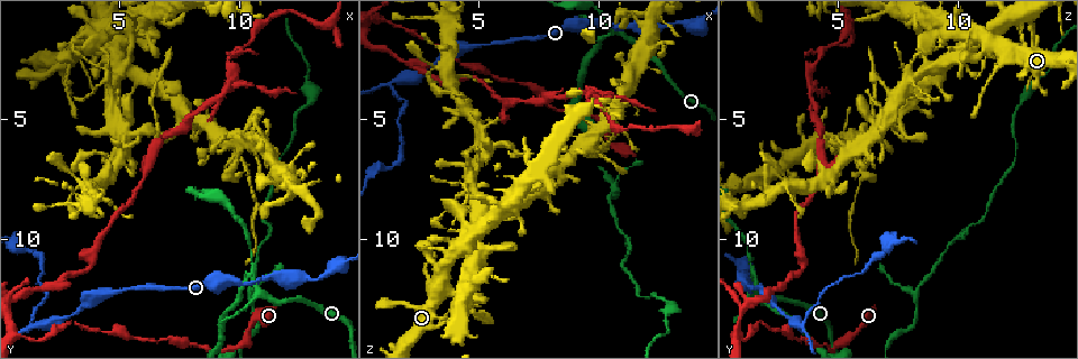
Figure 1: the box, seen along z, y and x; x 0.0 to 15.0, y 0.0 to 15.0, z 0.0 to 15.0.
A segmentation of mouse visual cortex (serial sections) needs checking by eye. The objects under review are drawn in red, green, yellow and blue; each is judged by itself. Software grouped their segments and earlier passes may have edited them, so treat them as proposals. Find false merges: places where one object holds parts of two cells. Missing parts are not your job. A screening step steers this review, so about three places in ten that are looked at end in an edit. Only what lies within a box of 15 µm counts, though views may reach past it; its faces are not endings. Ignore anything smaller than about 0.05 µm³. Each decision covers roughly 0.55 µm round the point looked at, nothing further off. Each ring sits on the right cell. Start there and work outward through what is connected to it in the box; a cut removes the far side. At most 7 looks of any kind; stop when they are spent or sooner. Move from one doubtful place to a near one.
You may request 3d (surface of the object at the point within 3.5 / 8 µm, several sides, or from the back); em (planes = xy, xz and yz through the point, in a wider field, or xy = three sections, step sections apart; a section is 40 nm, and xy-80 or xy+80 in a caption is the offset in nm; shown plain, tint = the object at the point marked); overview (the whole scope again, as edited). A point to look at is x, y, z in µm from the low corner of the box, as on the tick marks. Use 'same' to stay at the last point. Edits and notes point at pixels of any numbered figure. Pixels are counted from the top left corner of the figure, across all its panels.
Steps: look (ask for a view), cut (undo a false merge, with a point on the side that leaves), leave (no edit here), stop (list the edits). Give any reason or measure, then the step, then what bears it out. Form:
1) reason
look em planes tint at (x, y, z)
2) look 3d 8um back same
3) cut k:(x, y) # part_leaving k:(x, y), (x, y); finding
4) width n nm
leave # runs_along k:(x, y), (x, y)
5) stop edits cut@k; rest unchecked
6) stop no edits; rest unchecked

thin arm on a thick one
look 3d 3.5um at (6.0, 1.1, 8.9)

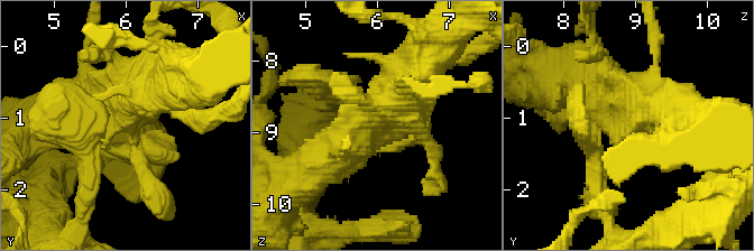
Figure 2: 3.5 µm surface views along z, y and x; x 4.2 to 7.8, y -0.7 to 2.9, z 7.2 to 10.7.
shape alone is not enough
look em planes tint at (6.05, 1.00, 8.90)

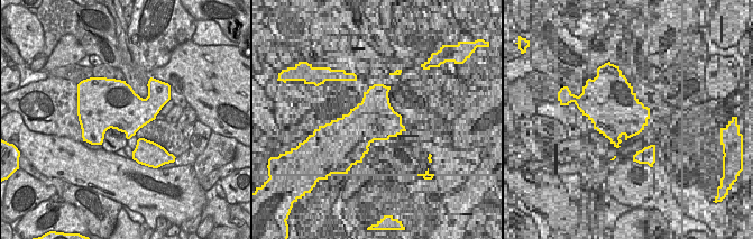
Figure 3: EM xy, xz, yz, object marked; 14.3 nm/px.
leave # runs_along 2:(313, 165), (410, 85), (423, 65); one cell here

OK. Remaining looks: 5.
sharp bend
look 3d 8um at (6.6, 5.6, 6.2)

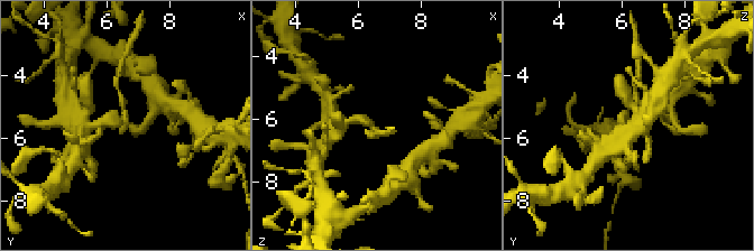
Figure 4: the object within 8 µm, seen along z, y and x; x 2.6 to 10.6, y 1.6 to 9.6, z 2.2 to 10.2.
look 3d 3.5um back at (6.5, 5.5, 6.3)

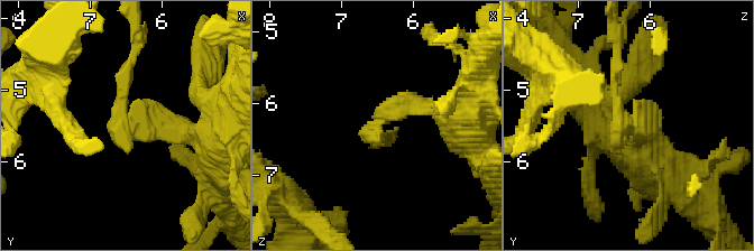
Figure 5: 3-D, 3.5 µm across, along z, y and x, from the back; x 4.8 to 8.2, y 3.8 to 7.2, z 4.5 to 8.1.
arm_widths 150, 200 nm
look em xy step 3 tint at (6.55, 5.50, 6.30)

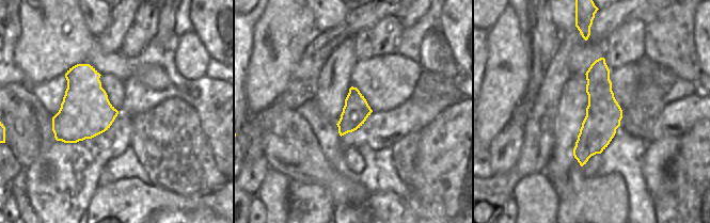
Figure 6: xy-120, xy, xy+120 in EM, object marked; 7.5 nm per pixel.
cut 5:(122, 81) # part_leaving 5:(125, 124), (125, 73), (139, 31); a second cell is stuck on

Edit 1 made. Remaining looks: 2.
stop edits cut@5; rest unchecked

